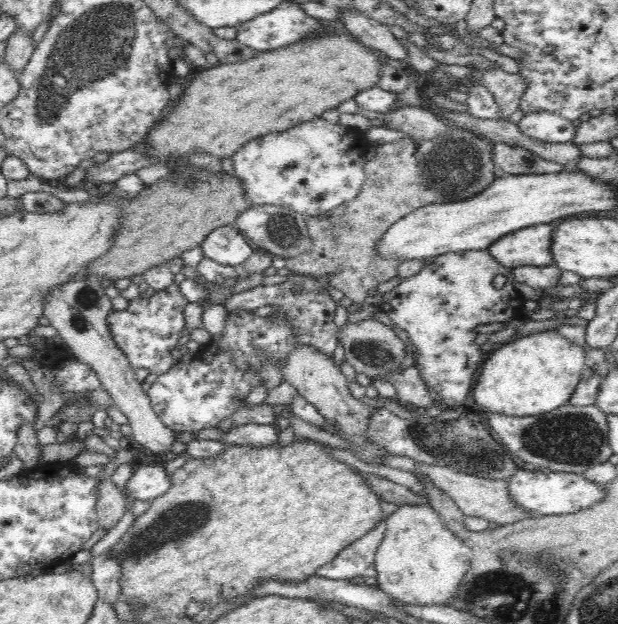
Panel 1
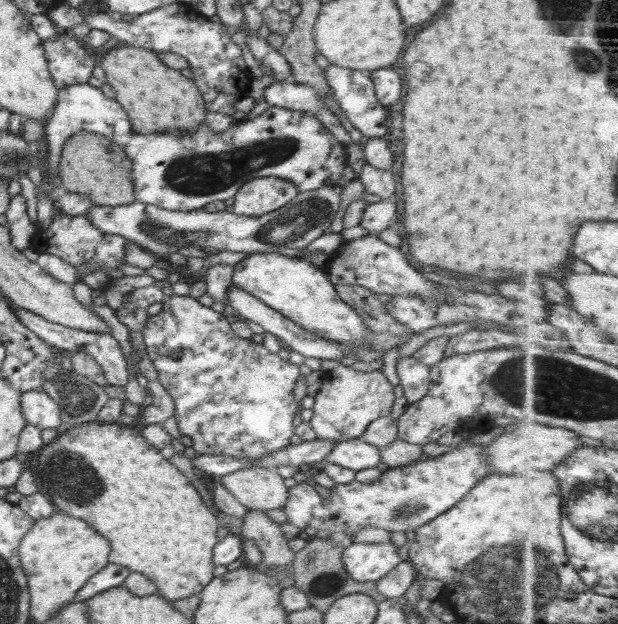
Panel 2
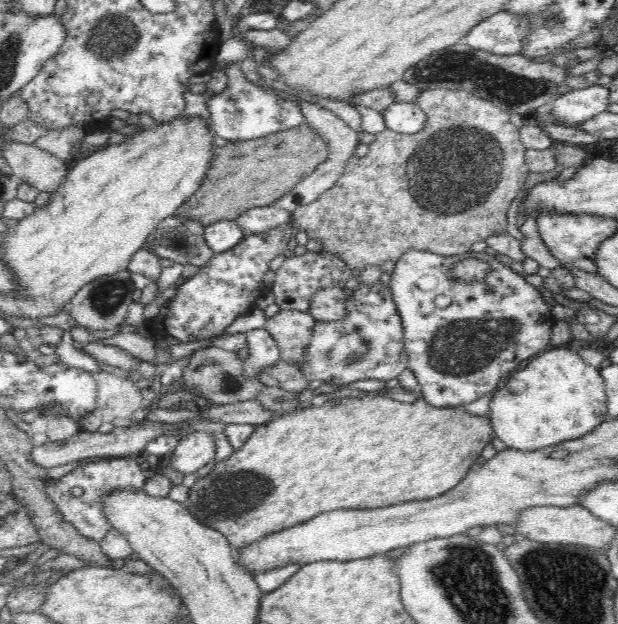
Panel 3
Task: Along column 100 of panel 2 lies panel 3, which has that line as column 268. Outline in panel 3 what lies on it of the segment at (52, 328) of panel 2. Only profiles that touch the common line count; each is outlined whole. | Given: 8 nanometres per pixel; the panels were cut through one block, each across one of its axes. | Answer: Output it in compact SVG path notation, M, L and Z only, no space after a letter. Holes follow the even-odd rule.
M264 327L247 332L247 347L249 356L243 360L243 373L249 380L258 379L266 368L281 360L277 342Z

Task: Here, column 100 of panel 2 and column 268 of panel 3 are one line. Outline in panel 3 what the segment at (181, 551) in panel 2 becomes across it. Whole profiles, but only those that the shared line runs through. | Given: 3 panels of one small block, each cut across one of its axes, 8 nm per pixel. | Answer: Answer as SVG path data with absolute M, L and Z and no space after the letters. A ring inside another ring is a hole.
M398 385L391 389L385 387L376 392L368 392L368 395L362 398L346 397L332 399L331 401L321 399L310 407L298 411L294 410L294 412L283 414L272 422L257 425L250 438L238 450L235 450L228 459L216 463L208 475L198 477L195 480L195 484L188 490L188 499L183 502L183 505L204 526L208 526L228 538L232 551L237 555L238 552L263 540L267 535L307 522L318 514L322 514L322 512L328 513L330 510L350 508L364 510L364 508L394 506L394 504L400 502L436 498L447 490L452 490L470 472L469 468L473 465L473 462L476 462L478 457L482 457L484 446L491 442L492 432L493 426L486 414L482 416L468 413L462 405L458 407L448 406L448 408L432 406L424 400L420 389L408 390Z

